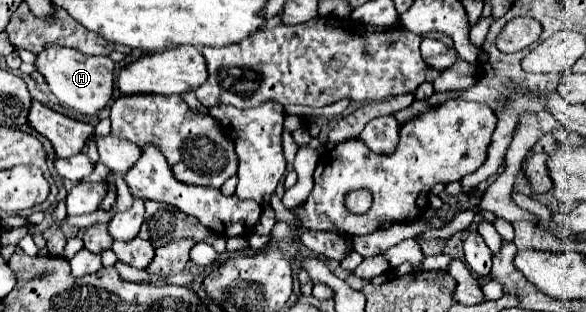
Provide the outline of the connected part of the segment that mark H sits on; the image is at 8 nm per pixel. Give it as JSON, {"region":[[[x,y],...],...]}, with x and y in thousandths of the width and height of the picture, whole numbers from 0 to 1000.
{"region":[[[82,147],[82,160],[72,160],[61,192],[65,224],[75,237],[85,288],[102,321],[102,333],[143,365],[160,372],[167,353],[174,353],[195,288],[195,199],[188,179],[147,179],[137,160],[109,154],[109,147]]]}

